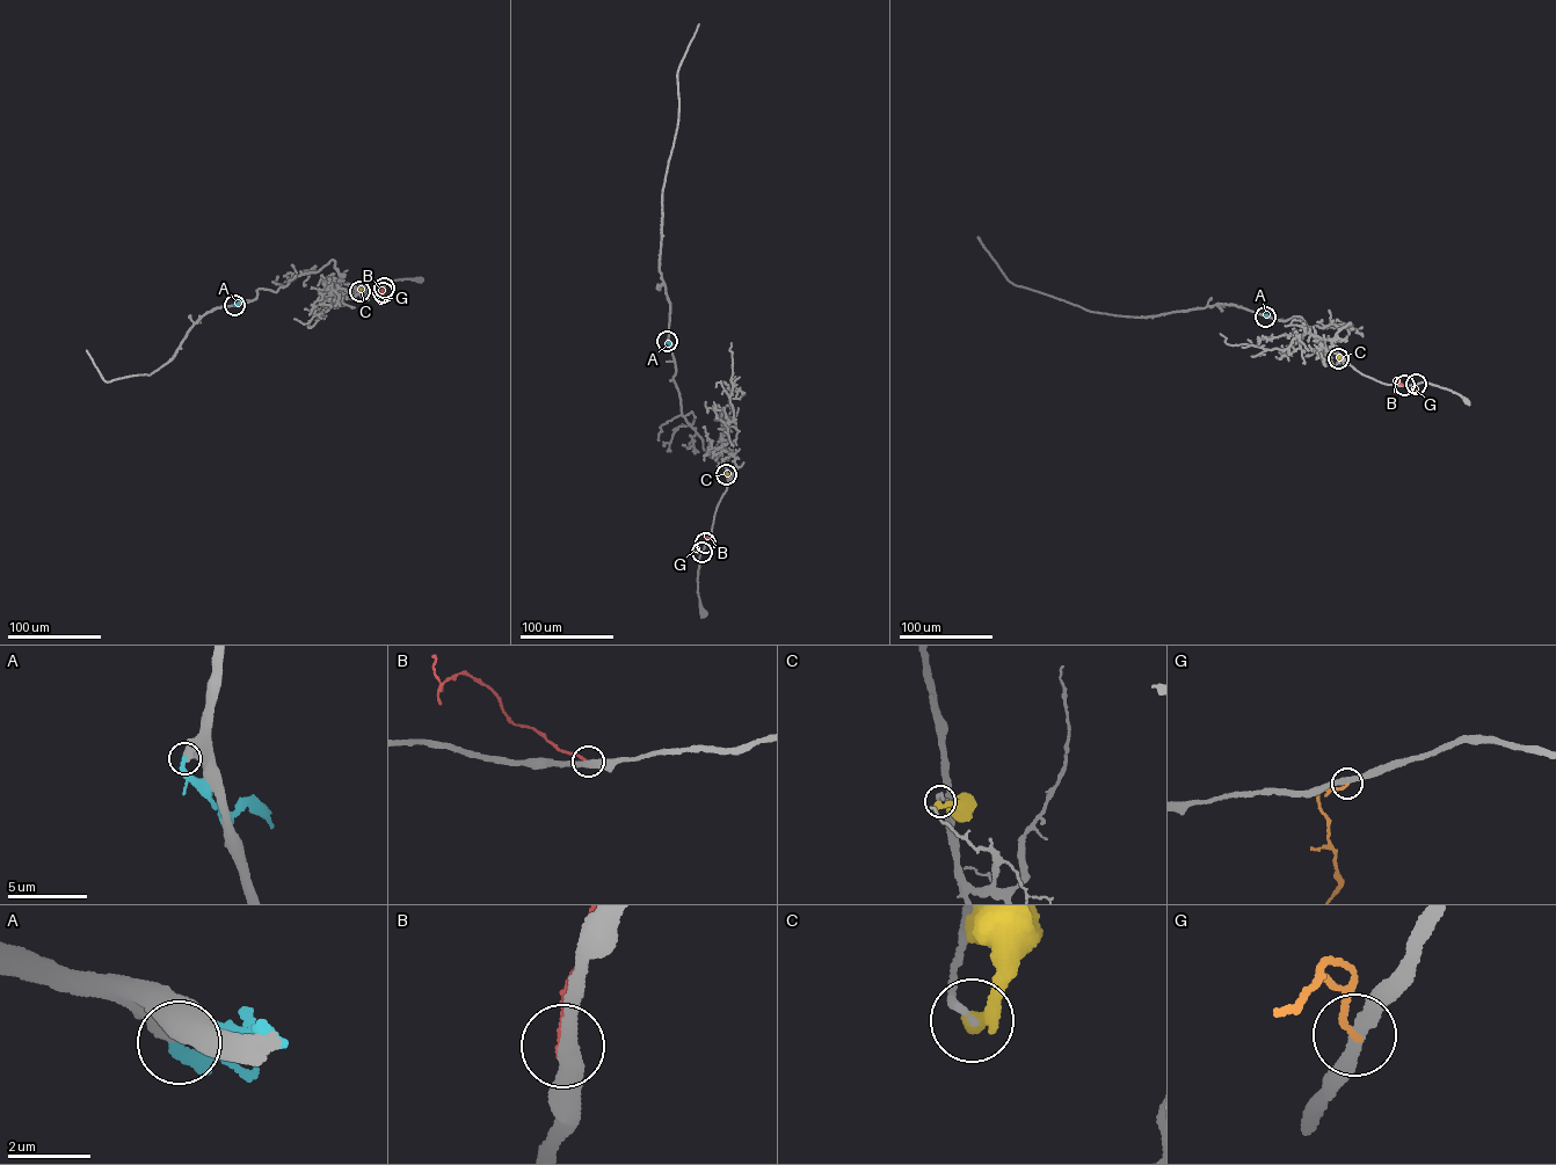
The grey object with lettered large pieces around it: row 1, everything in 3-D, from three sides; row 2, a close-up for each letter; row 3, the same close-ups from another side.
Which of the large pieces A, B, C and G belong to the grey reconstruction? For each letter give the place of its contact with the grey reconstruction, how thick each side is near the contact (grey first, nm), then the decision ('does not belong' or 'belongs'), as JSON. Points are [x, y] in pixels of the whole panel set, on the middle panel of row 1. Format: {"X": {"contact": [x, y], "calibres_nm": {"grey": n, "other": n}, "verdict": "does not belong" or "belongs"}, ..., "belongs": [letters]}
{"A": {"contact": [667, 341], "calibres_nm": {"grey": 550, "other": 300}, "verdict": "does not belong"}, "B": {"contact": [705, 543], "calibres_nm": {"grey": 400, "other": 150}, "verdict": "does not belong"}, "C": {"contact": [726, 474], "calibres_nm": {"grey": 180, "other": 400}, "verdict": "does not belong"}, "G": {"contact": [702, 552], "calibres_nm": {"grey": 360, "other": 140}, "verdict": "does not belong"}, "belongs": []}

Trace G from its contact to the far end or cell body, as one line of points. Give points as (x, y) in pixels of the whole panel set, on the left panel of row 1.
G: (384, 288), (380, 301)

